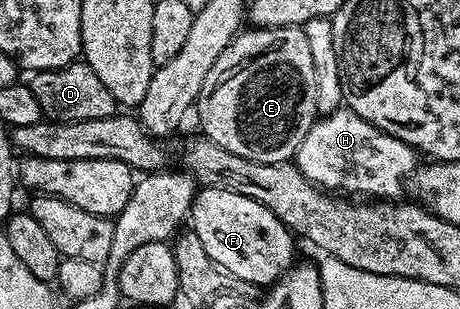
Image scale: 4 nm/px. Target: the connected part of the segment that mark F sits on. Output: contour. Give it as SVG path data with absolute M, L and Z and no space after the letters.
M199 187L190 207L188 224L196 238L200 238L204 250L208 250L208 258L212 258L227 277L235 276L246 284L274 284L296 263L294 233L280 222L280 218L276 218L276 214L272 214L272 210L268 210L268 206L252 198L244 198L244 194Z

